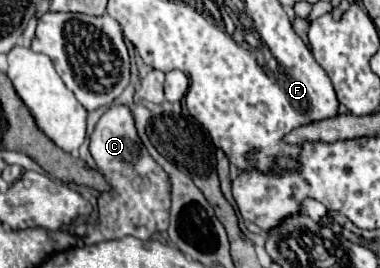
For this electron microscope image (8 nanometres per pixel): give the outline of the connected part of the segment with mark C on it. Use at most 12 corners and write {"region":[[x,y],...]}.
{"region":[[129,106],[95,124],[89,152],[111,190],[85,244],[169,226],[171,182]]}

